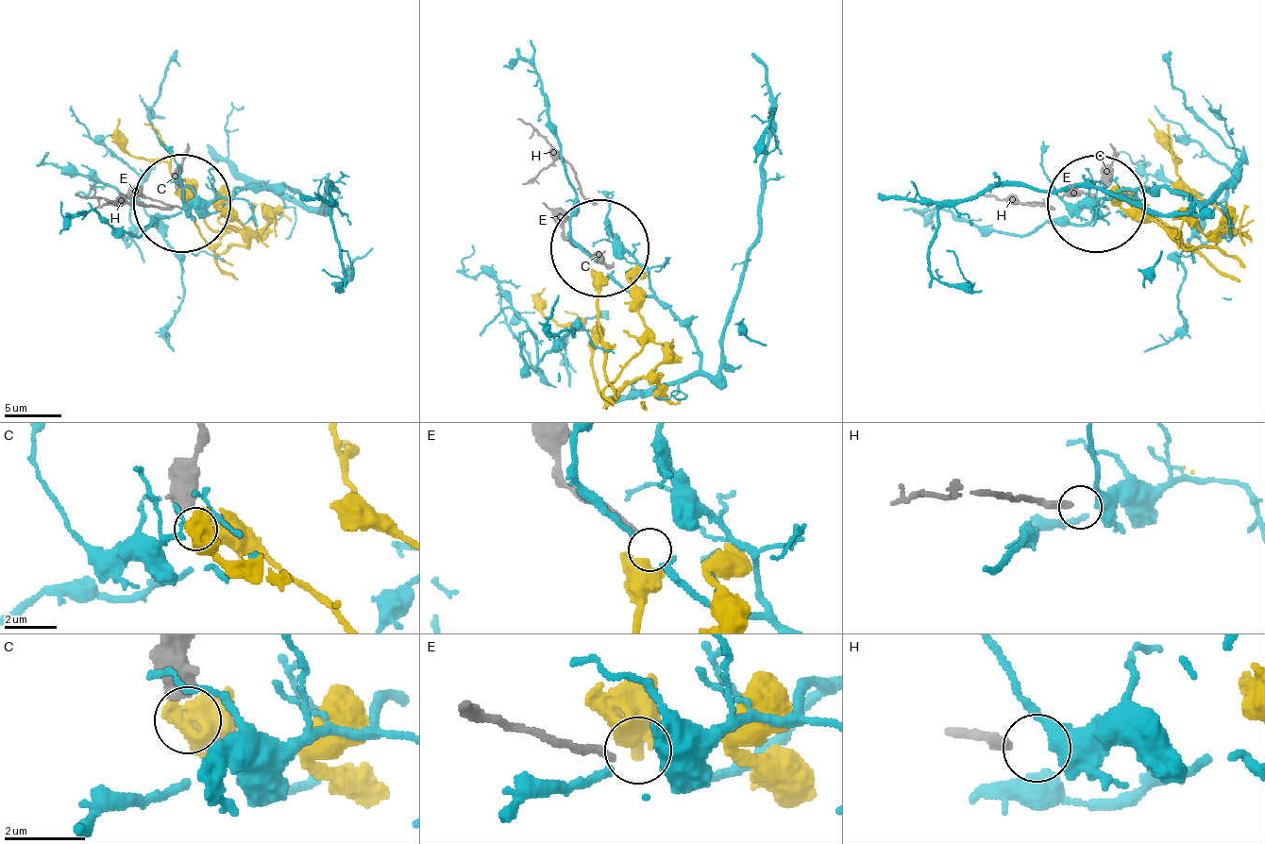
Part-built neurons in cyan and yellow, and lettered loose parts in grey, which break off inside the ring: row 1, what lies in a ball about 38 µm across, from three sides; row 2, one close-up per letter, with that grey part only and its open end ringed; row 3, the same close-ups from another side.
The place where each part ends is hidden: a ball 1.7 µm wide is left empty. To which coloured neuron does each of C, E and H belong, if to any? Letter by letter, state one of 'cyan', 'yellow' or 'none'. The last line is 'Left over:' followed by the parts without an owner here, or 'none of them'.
C: yellow
E: none
H: cyan
Left over: E

